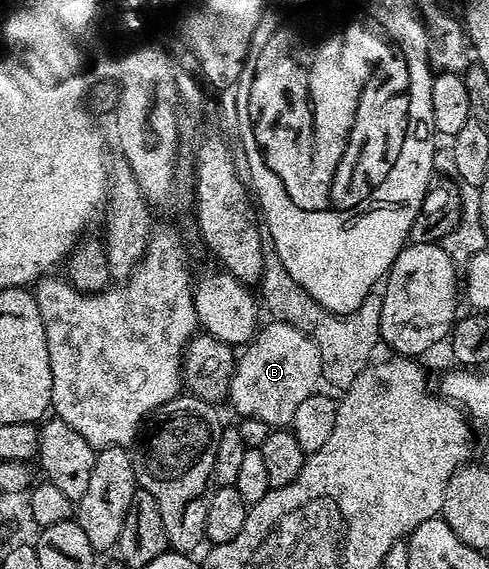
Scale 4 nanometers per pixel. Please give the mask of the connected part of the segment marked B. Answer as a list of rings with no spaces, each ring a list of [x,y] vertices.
[[[269,321],[244,344],[242,351],[233,364],[228,406],[233,406],[241,419],[258,418],[271,429],[292,424],[295,409],[315,394],[317,383],[322,382],[321,354],[313,340],[291,325]]]

